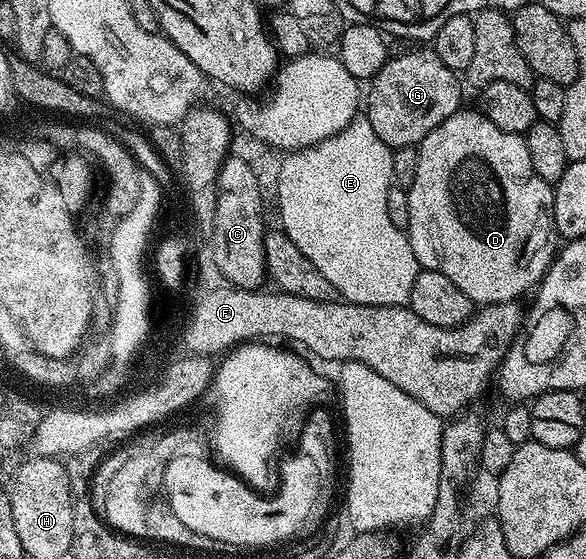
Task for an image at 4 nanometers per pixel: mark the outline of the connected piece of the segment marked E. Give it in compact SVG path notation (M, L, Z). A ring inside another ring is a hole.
M354 118L339 134L309 148L296 149L284 157L282 173L278 175L278 194L275 208L281 211L280 227L299 246L315 270L335 286L338 297L350 304L379 306L408 305L411 286L419 265L415 250L411 250L408 235L391 222L387 214L387 194L394 187L391 174L393 149L387 147L371 130L368 118Z

